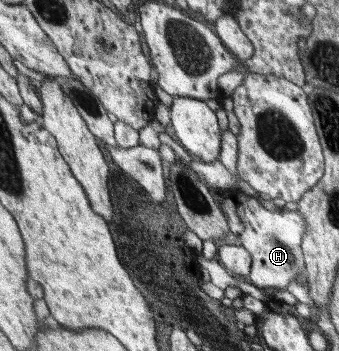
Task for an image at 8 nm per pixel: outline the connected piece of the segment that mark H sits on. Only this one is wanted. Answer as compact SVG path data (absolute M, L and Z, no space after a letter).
M227 189L222 194L223 212L228 219L232 233L239 237L239 244L252 254L254 259L251 274L247 280L266 291L287 289L300 274L307 272L305 256L303 256L303 241L308 229L308 222L297 210L280 208L273 211L265 208L253 194Z

